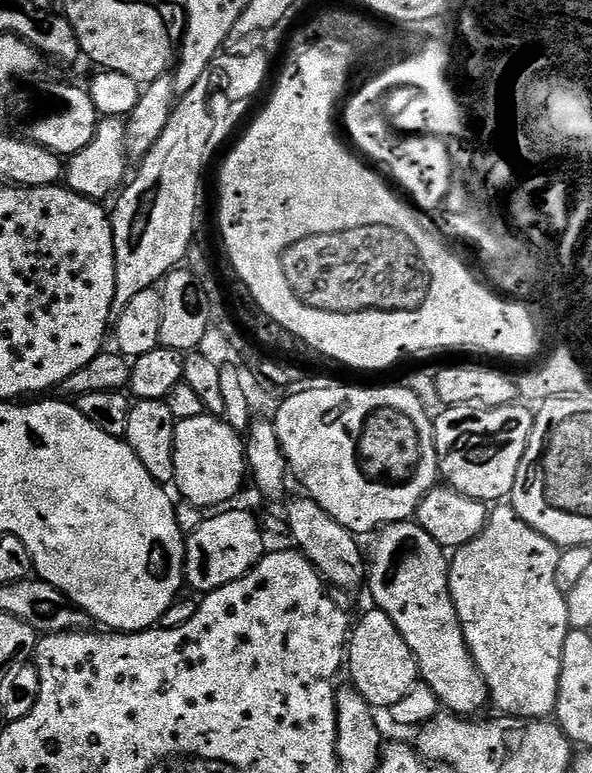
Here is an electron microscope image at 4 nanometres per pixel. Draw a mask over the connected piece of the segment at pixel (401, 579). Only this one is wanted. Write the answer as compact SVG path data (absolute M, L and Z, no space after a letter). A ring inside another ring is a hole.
M416 522L390 524L379 529L376 538L366 572L366 588L372 591L372 600L376 603L373 605L398 626L398 634L402 634L406 646L414 650L420 680L434 692L439 703L449 713L475 717L475 712L482 711L484 704L486 708L489 703L488 687L476 669L450 594L450 560L446 549L434 542Z

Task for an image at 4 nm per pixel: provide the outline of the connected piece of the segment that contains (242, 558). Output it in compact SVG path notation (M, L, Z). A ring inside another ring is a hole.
M231 508L209 515L198 526L198 530L187 533L184 545L184 582L189 589L192 587L199 594L213 592L242 578L266 554L264 532L259 522L248 512Z

